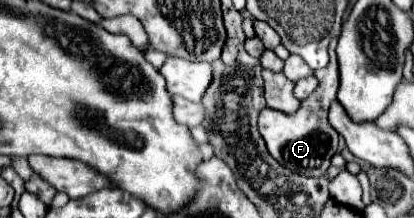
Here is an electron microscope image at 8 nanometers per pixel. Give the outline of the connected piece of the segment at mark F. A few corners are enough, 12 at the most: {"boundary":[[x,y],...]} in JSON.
{"boundary":[[335,42],[319,88],[295,114],[263,108],[259,132],[281,166],[323,176],[339,134]]}

